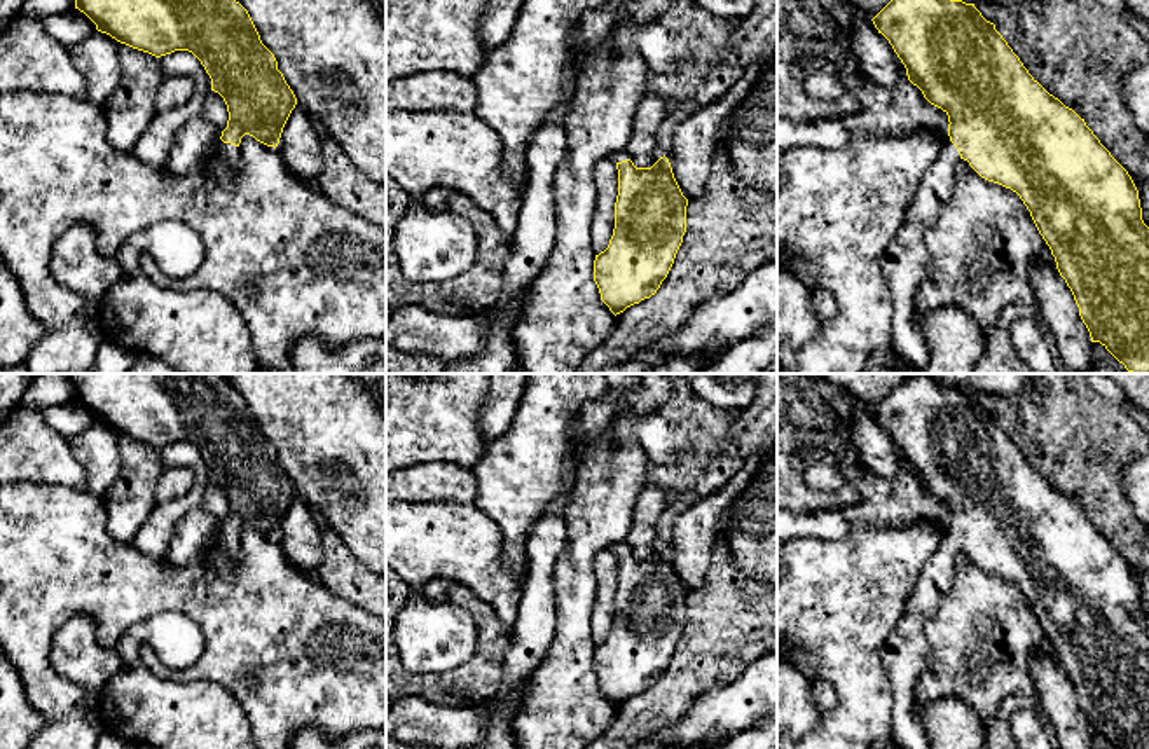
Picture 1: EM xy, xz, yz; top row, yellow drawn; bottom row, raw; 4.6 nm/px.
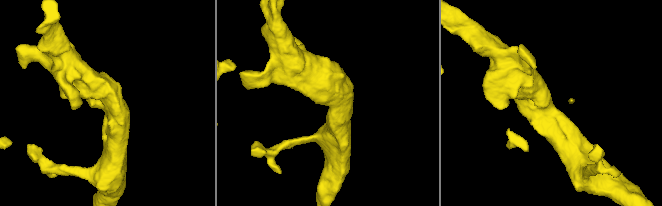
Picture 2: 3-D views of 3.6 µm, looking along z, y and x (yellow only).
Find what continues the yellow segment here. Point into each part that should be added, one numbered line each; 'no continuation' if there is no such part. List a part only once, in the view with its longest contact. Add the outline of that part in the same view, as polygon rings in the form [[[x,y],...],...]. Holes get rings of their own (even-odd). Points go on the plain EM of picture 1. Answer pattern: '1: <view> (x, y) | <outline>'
1: yz (905, 655) | [[[948,533],[925,562],[905,604],[905,613],[898,627],[880,648],[880,662],[894,704],[892,742],[903,749],[929,749],[924,730],[915,716],[915,686],[931,663],[931,648],[924,623],[934,613],[952,583],[959,552],[959,541]]]

